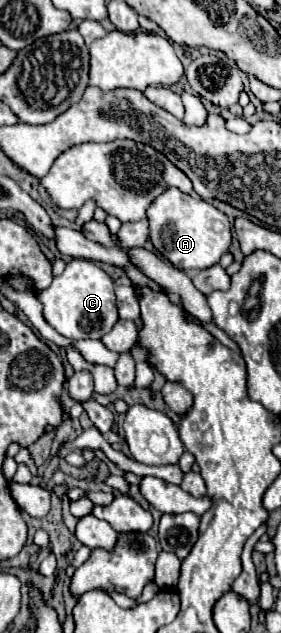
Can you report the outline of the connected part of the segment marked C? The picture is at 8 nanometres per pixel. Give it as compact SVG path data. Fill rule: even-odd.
M72 259L64 273L52 279L52 285L38 295L44 305L44 319L68 339L102 339L118 321L116 295L112 279L88 259Z

